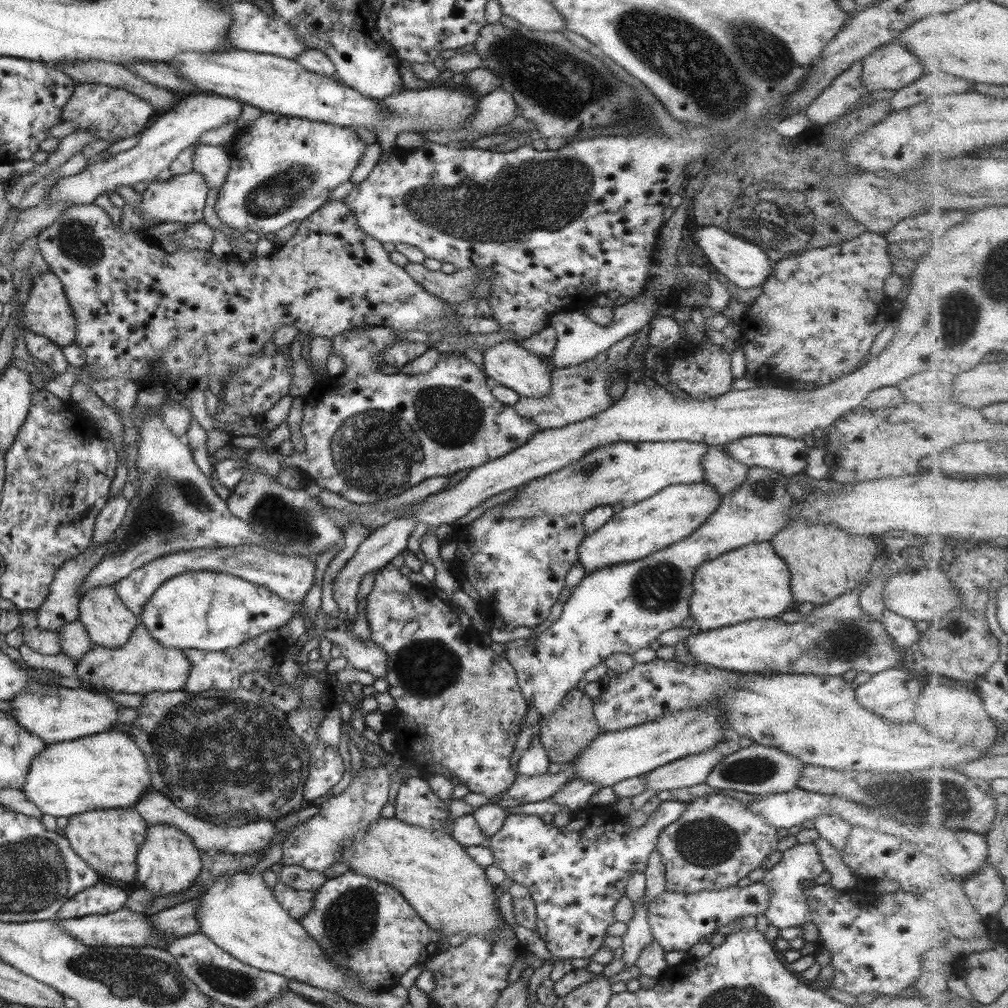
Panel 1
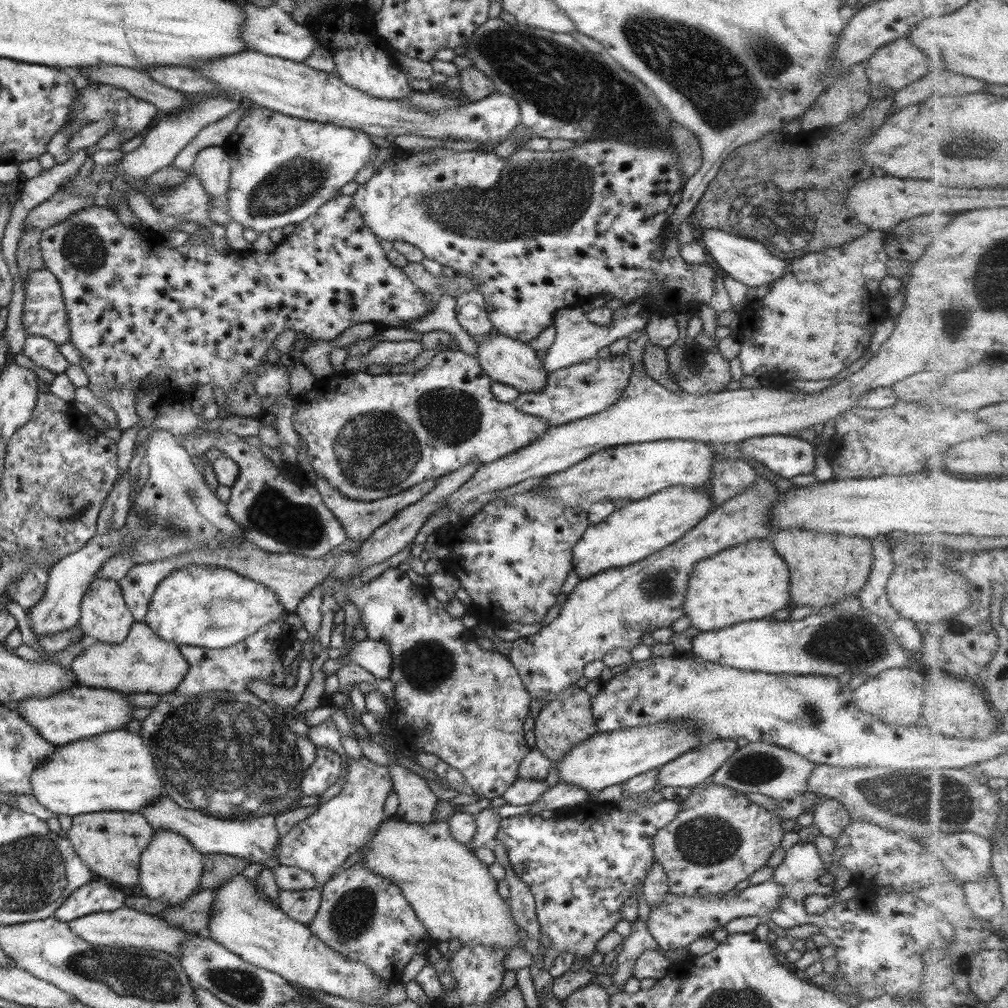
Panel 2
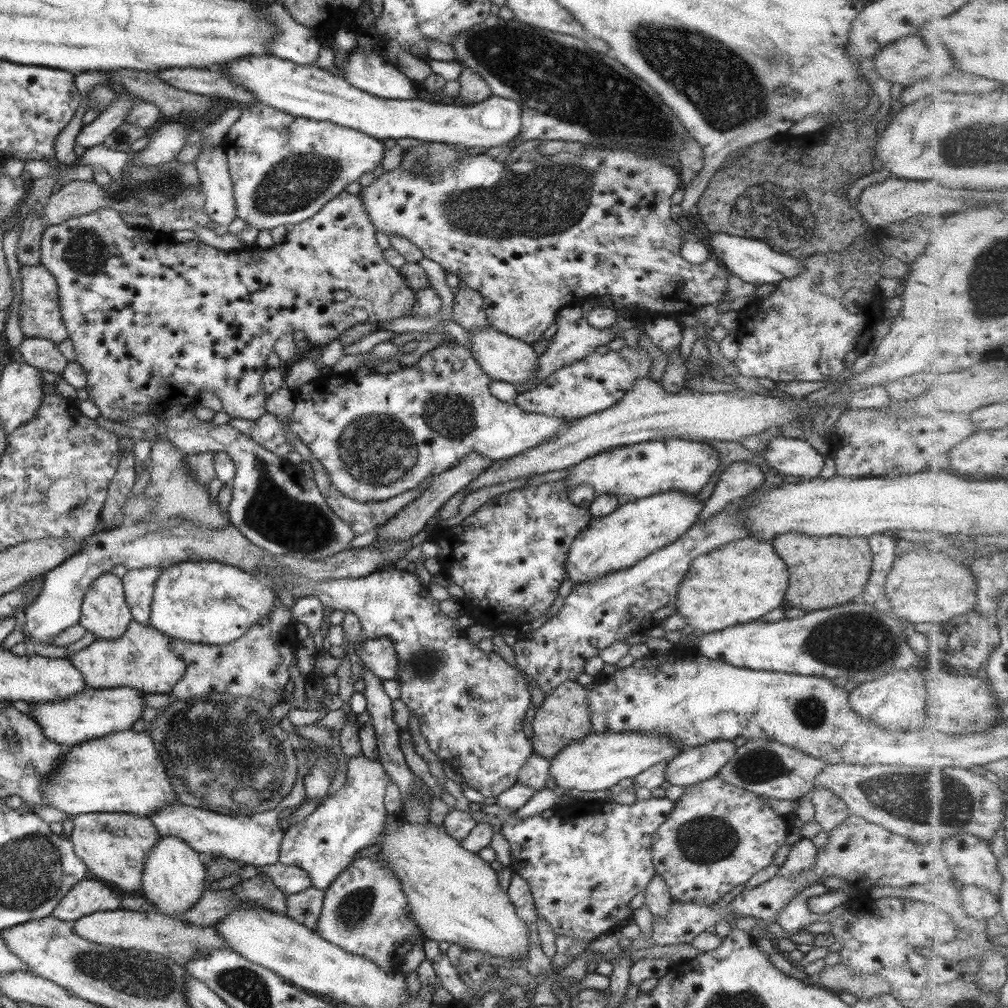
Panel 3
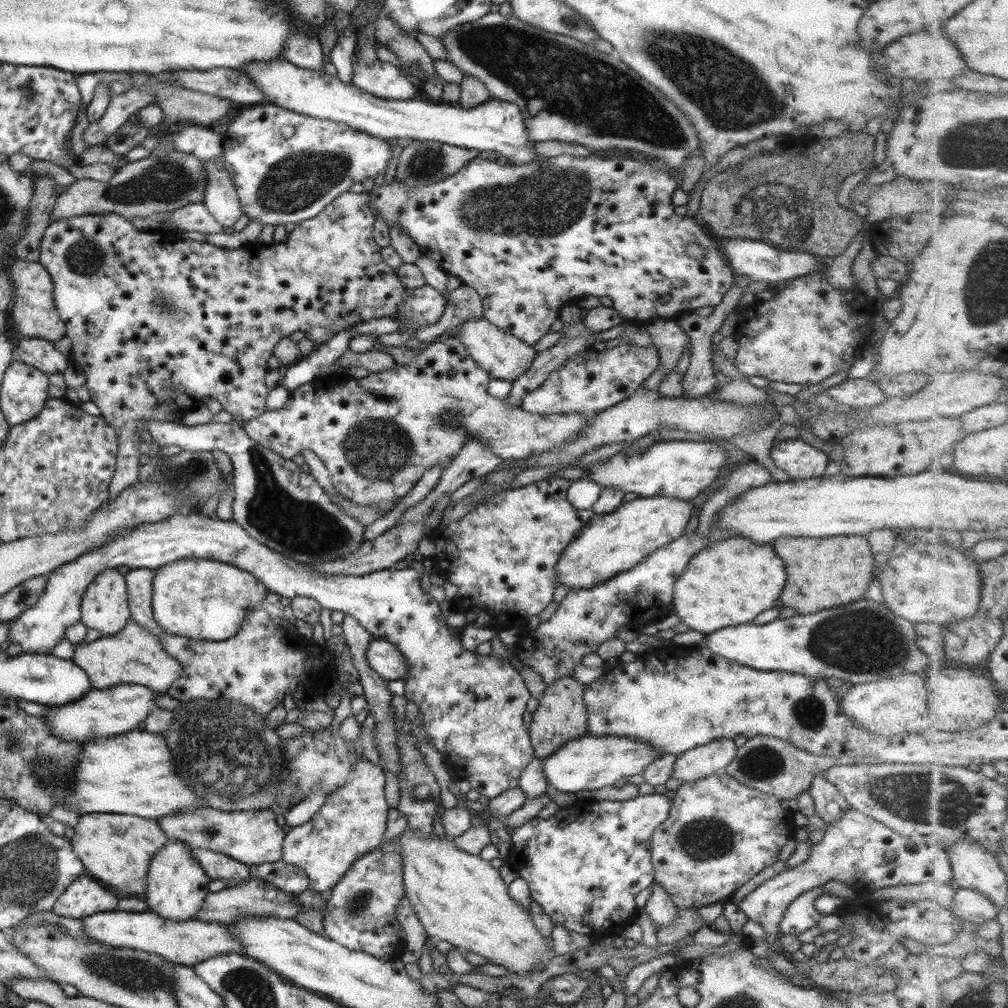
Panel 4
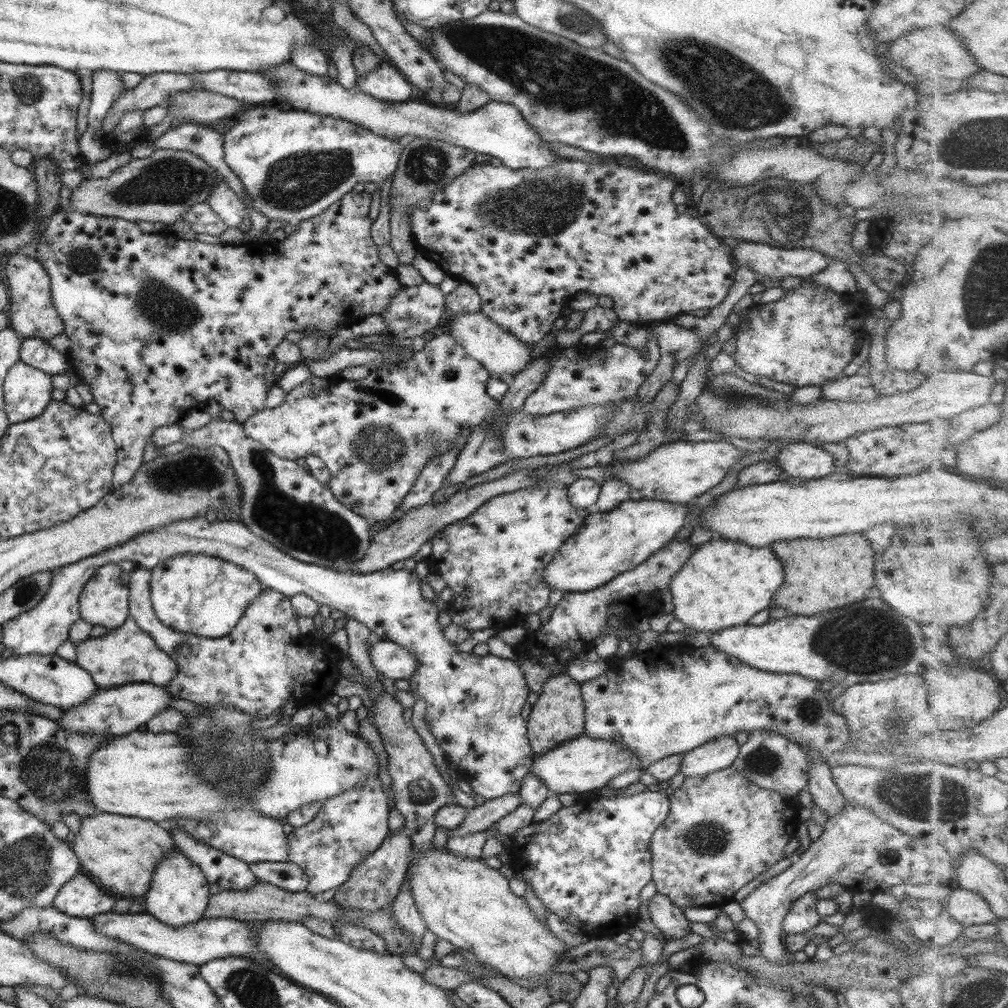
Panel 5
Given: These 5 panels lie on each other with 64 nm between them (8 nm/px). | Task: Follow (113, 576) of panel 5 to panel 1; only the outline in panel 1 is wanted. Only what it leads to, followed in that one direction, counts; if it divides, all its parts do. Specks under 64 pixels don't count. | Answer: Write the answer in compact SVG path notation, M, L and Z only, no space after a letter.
M110 585L87 590L87 593L79 599L78 621L84 626L92 645L98 644L103 648L119 648L129 640L133 629L139 623L139 618L125 608Z

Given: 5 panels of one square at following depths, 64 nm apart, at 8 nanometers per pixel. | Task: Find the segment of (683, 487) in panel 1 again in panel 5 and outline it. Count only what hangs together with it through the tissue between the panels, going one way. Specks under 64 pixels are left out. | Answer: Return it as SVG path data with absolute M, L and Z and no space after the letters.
M627 500L613 511L591 510L584 517L583 525L565 541L545 567L544 581L562 592L587 592L614 576L637 566L648 556L673 540L687 516L684 504L663 500Z

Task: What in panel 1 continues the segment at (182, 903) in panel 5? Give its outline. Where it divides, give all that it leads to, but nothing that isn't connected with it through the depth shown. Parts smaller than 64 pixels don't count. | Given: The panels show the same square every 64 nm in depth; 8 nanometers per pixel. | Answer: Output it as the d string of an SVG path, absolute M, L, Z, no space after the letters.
M150 824L146 826L145 836L136 852L136 881L142 883L142 888L150 890L153 896L166 894L173 895L176 892L185 890L197 876L201 868L199 861L200 851L194 847L192 840L184 832L174 826L166 824Z

